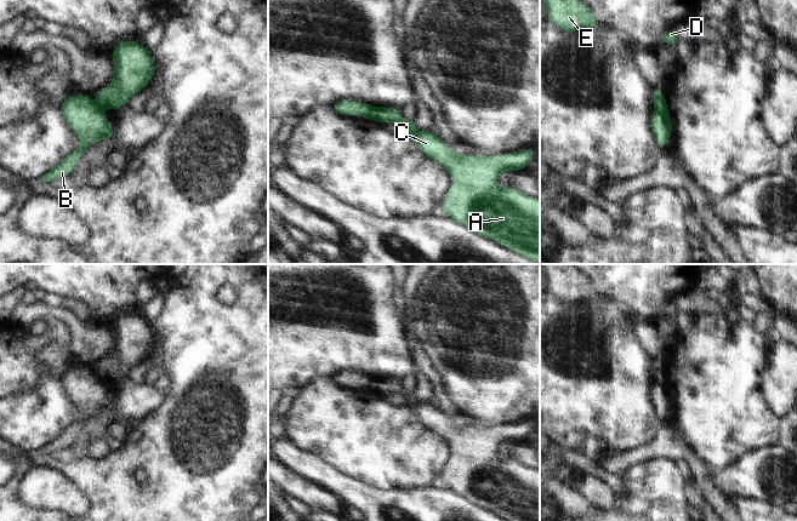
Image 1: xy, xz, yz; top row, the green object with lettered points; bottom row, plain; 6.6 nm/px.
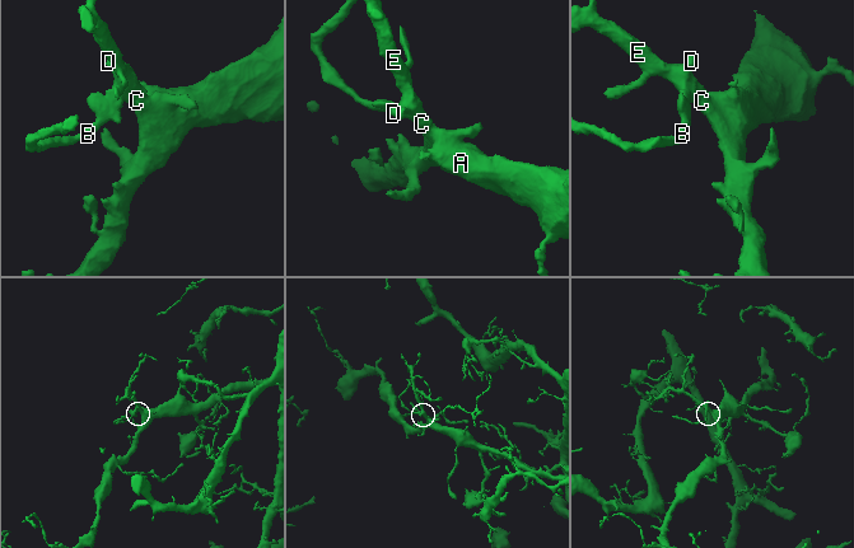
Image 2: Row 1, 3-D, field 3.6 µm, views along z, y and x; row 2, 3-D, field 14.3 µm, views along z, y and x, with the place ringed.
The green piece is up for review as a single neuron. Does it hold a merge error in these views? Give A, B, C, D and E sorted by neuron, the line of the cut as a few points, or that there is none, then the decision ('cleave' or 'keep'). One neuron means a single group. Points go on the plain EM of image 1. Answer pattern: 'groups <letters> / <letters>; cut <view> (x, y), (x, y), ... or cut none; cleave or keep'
groups A C D E / B; cut yz (654, 378), (669, 384); cleave

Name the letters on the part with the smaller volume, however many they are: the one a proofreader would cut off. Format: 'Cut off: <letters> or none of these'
Cut off: B

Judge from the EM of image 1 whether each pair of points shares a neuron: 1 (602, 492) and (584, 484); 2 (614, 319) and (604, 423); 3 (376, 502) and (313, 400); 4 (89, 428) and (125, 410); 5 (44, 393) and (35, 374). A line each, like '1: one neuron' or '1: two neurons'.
1: one neuron
2: one neuron
3: two neurons
4: one neuron
5: two neurons

